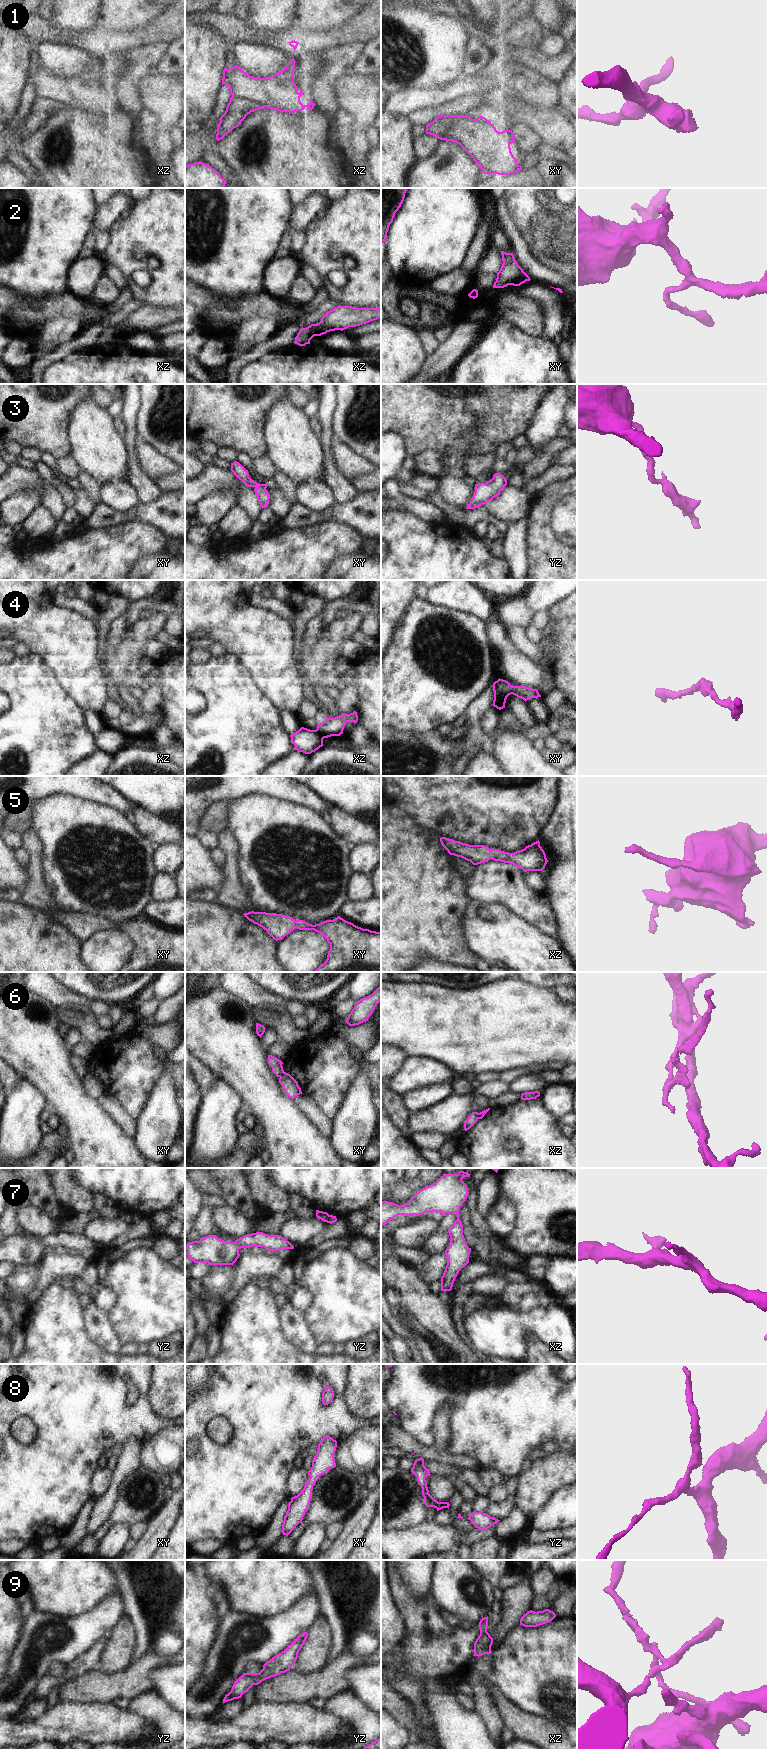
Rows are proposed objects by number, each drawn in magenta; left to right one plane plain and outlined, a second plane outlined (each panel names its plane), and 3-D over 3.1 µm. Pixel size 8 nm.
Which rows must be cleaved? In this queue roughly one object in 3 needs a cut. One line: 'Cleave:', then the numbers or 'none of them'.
Cleave: 1, 6

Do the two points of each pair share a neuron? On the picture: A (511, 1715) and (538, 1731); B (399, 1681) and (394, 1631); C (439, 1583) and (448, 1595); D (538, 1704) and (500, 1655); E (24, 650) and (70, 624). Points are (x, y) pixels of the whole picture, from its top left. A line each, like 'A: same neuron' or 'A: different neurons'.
A: same neuron
B: same neuron
C: same neuron
D: same neuron
E: different neurons

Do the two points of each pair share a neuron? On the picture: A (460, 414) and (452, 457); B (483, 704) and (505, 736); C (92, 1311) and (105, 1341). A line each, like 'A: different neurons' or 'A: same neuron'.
A: different neurons
B: different neurons
C: same neuron

